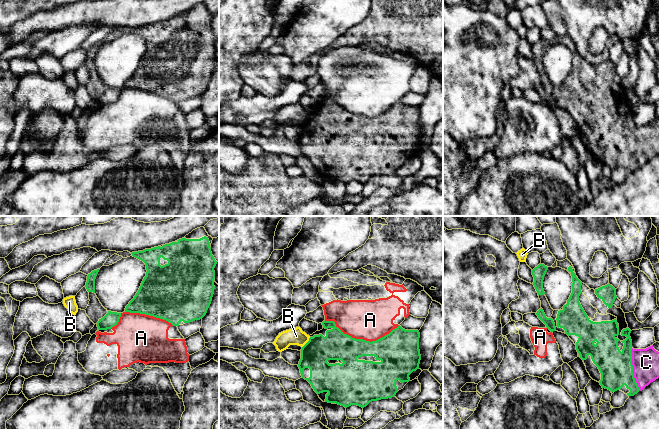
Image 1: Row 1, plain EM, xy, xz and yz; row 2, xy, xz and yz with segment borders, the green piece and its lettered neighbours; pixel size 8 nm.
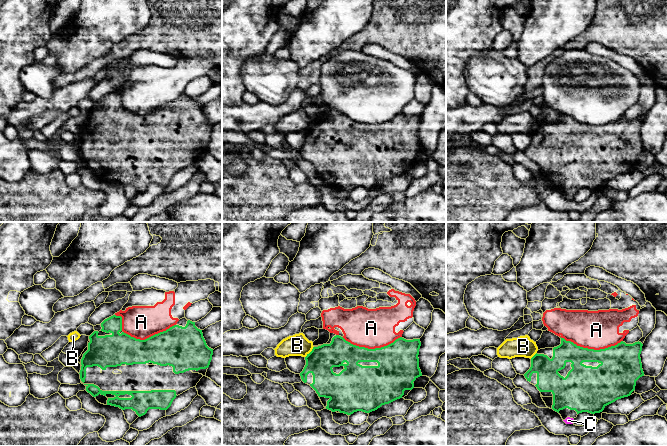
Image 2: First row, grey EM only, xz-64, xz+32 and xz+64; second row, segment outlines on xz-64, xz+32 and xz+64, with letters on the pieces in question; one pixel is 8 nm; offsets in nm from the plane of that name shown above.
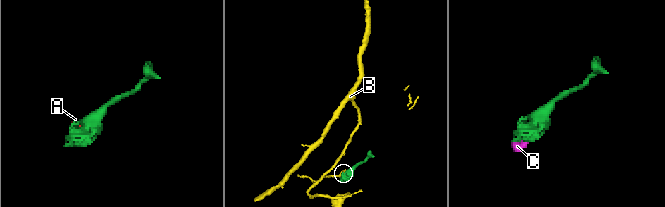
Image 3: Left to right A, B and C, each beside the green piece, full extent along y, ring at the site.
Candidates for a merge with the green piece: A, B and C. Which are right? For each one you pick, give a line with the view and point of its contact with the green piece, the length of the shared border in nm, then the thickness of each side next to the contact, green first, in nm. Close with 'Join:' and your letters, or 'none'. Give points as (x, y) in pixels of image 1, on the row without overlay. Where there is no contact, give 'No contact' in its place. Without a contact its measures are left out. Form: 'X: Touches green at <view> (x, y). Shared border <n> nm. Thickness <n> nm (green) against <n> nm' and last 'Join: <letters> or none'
C: Touches green at yz (632, 145). Shared border 360 nm. Thickness 260 nm (green) against 200 nm
Join: C

